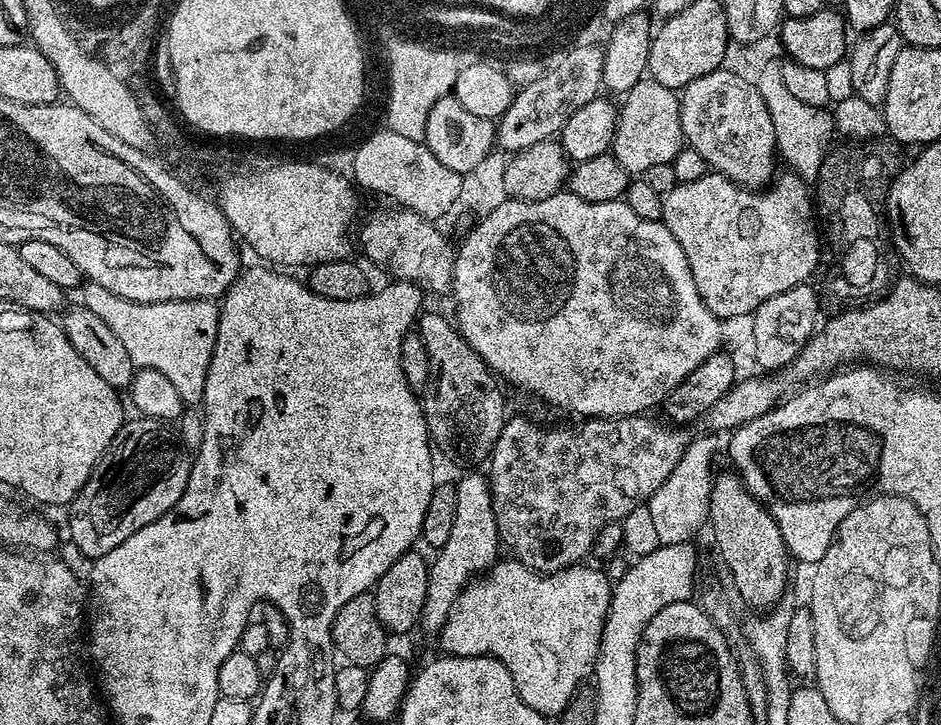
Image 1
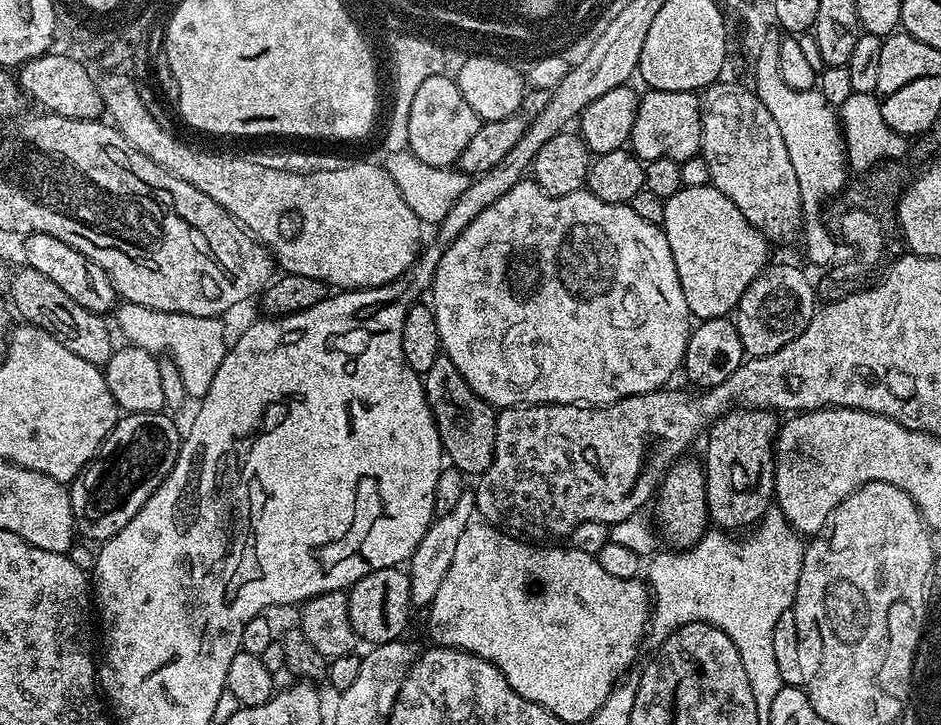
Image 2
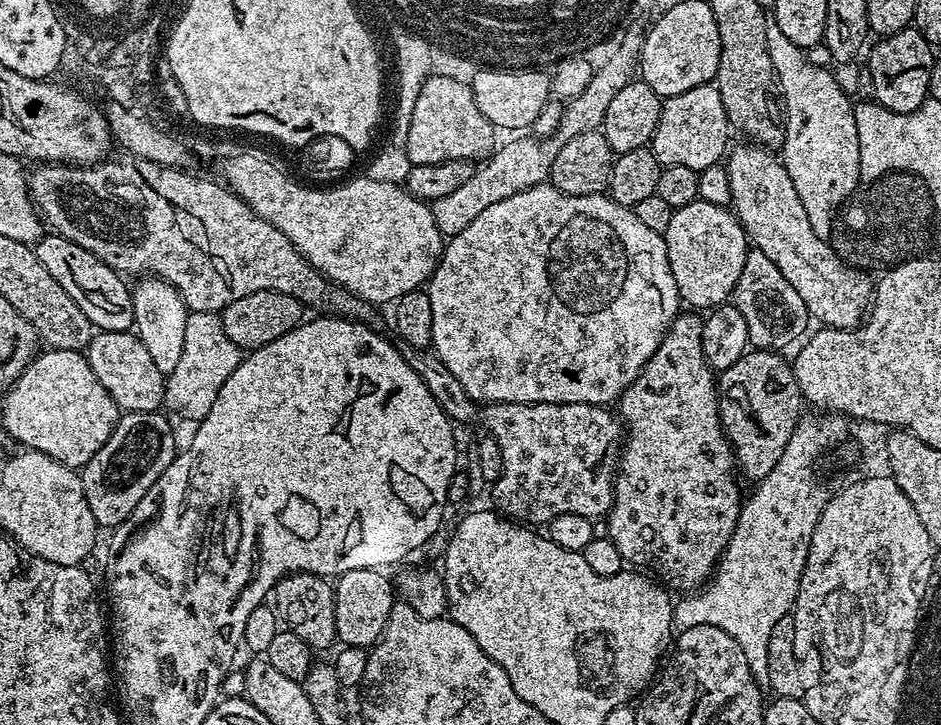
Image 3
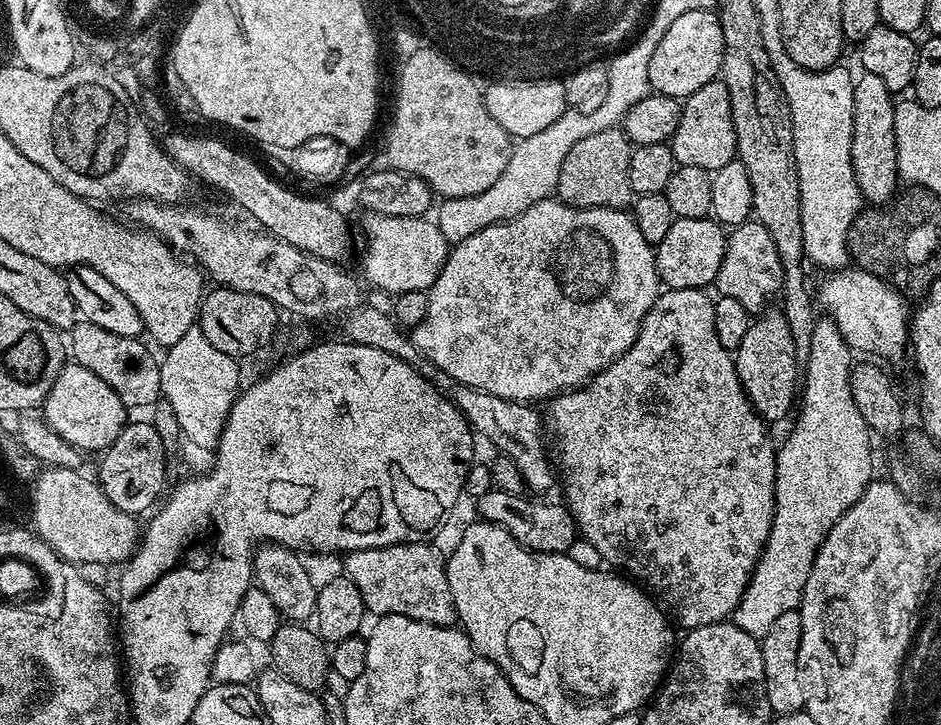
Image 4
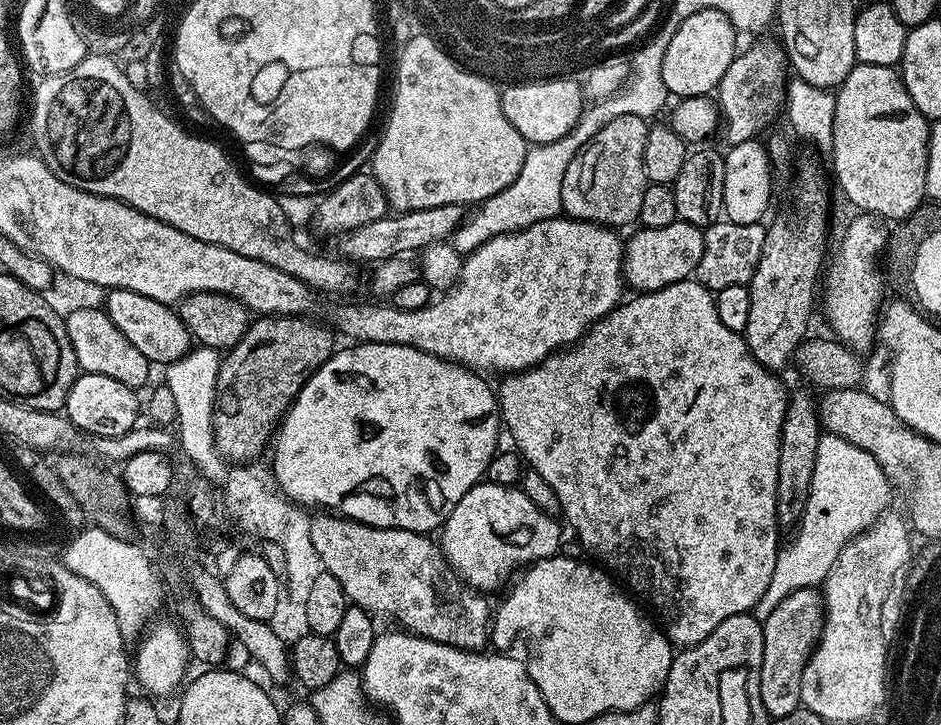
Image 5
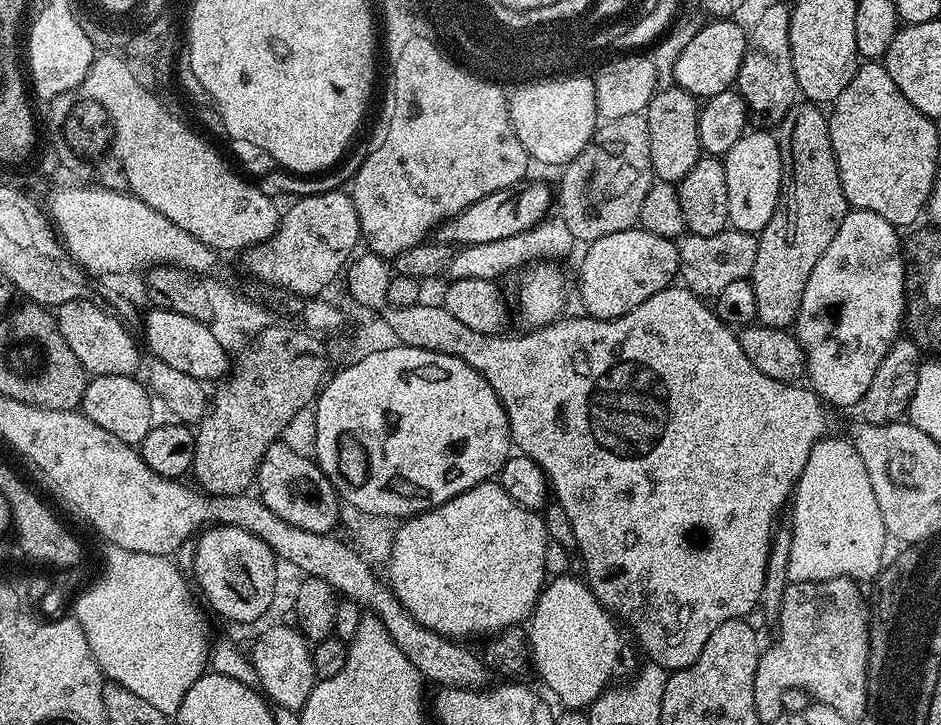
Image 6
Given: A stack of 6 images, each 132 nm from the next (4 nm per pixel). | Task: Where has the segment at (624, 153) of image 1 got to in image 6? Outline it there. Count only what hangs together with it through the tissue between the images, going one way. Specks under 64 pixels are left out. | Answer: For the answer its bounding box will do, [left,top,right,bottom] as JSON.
[735,4,798,126]

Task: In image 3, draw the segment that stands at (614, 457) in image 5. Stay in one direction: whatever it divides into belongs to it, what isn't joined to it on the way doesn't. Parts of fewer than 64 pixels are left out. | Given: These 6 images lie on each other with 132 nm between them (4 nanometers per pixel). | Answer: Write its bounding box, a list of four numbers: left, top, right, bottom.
[606,314,742,594]

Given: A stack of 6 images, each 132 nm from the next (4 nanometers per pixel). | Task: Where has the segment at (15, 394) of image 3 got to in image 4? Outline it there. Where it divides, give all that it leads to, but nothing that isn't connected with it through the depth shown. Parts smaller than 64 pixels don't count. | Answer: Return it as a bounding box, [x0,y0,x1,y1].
[42,362,126,454]

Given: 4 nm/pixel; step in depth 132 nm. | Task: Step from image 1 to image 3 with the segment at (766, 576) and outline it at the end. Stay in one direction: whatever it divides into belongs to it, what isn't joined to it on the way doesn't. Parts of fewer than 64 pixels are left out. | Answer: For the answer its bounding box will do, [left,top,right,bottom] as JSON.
[718,350,806,482]

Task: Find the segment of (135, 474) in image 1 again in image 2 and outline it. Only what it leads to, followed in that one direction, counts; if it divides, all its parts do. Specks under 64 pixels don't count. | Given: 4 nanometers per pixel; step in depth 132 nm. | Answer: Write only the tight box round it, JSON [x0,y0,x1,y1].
[71,412,182,540]

